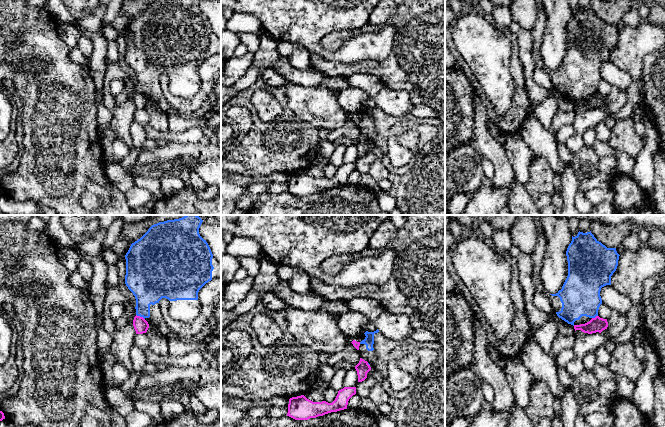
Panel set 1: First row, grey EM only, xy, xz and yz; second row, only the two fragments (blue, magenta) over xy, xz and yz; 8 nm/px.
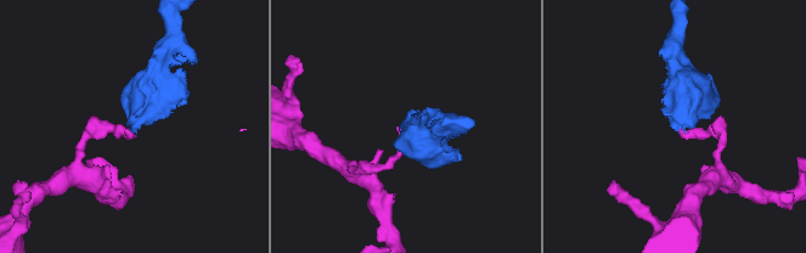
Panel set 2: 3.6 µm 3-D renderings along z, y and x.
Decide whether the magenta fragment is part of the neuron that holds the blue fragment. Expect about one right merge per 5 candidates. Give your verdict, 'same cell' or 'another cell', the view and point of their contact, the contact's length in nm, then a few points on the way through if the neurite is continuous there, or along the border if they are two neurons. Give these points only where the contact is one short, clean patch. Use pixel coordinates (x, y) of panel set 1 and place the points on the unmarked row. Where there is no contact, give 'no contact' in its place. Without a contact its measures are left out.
another cell; meets blue in xy at (140, 92); contact 80 nm long

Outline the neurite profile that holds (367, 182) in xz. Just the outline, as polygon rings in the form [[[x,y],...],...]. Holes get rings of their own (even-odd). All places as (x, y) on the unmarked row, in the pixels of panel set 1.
[[[364,174],[361,176],[359,185],[376,196],[382,192],[378,186],[378,181],[372,178],[369,174]]]

